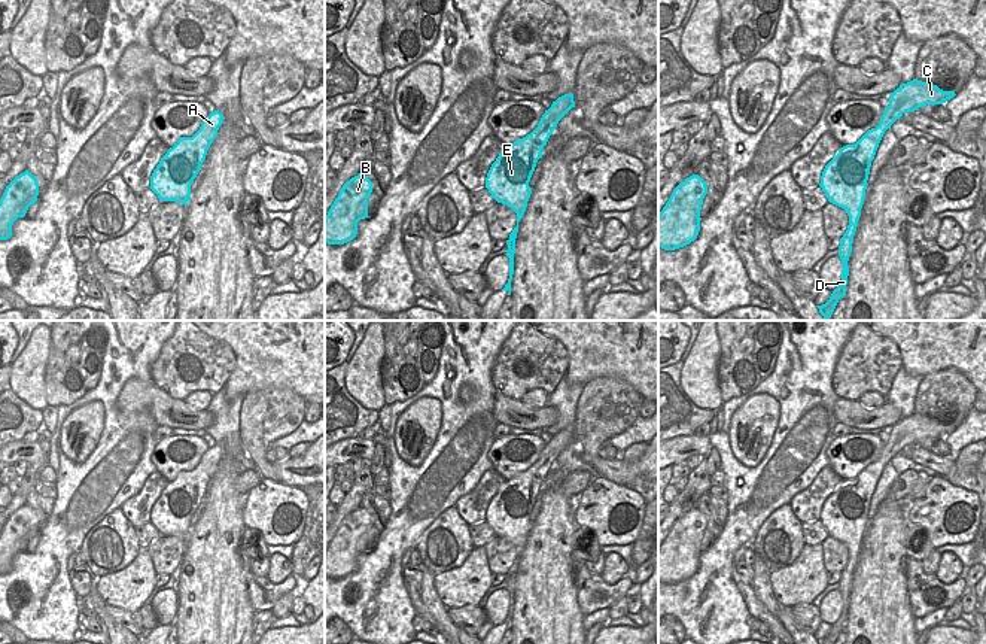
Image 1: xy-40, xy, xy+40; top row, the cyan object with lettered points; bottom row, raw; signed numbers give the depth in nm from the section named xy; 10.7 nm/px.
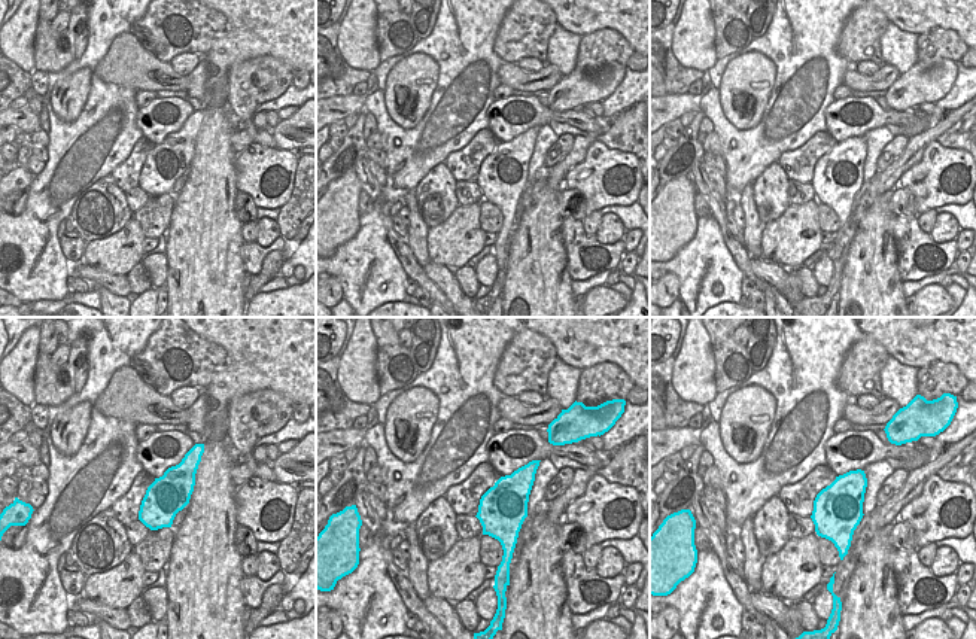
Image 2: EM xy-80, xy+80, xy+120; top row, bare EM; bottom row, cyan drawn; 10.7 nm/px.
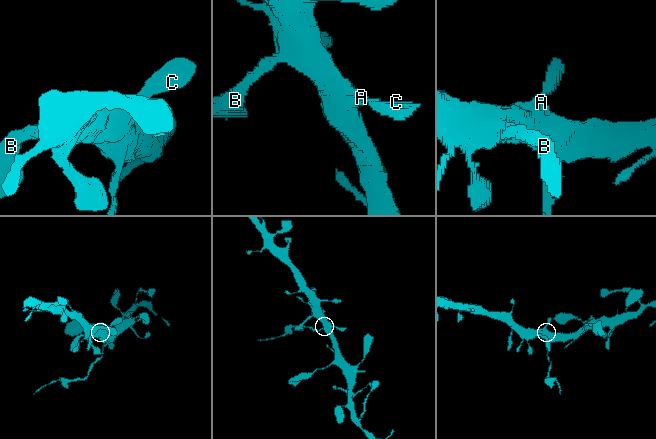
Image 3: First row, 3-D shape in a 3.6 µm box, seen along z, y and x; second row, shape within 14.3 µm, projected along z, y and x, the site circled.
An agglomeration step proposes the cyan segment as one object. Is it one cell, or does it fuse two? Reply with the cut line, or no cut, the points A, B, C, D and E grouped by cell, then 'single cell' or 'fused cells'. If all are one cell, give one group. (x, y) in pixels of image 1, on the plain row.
cut in xy+40 along (857, 558), (843, 571); A B C E / D; fused cells

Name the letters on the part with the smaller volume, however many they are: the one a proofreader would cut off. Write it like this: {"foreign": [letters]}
{"foreign": ["D"]}

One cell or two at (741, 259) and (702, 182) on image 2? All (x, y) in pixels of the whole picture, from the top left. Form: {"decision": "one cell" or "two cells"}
{"decision": "one cell"}

